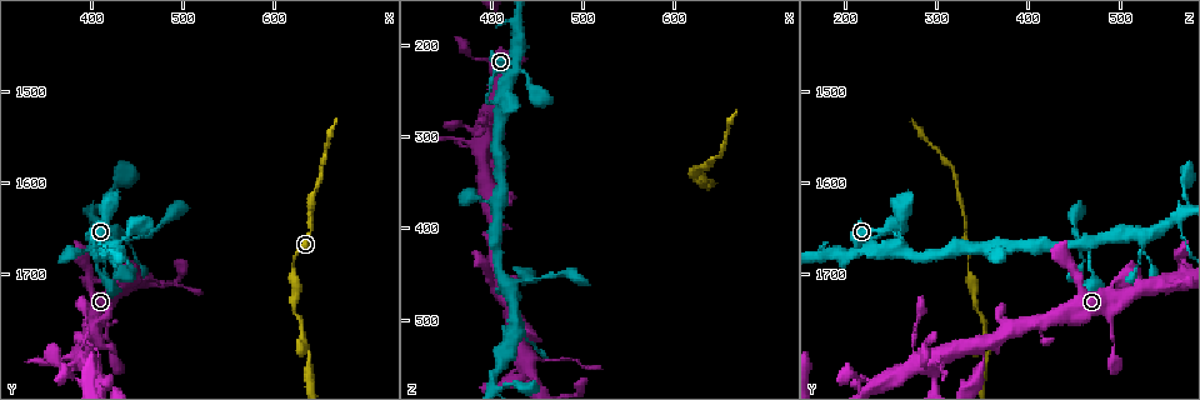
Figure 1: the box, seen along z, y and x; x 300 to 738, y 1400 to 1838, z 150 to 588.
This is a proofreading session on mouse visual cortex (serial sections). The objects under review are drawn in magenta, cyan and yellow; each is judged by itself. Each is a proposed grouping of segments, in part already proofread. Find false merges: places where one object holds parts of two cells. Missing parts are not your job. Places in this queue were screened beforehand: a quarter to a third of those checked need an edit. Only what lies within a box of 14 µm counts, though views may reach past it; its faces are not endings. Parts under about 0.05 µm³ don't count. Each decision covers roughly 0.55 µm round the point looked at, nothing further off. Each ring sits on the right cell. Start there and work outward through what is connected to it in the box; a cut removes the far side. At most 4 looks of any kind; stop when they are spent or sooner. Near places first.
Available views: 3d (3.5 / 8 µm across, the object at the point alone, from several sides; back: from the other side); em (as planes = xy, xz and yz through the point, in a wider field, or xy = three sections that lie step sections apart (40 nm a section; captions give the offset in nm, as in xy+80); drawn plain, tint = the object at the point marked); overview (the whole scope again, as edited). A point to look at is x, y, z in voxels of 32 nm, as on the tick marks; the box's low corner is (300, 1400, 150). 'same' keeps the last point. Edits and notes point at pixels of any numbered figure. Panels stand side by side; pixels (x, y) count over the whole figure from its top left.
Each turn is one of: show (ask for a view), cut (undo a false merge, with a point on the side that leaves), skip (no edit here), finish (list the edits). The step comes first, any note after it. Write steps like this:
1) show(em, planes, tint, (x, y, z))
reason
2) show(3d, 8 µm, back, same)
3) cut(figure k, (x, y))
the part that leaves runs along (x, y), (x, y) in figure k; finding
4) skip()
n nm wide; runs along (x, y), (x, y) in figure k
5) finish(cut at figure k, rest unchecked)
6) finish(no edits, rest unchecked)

show(3d, 8 µm, (630, 1765, 355))
arms part here

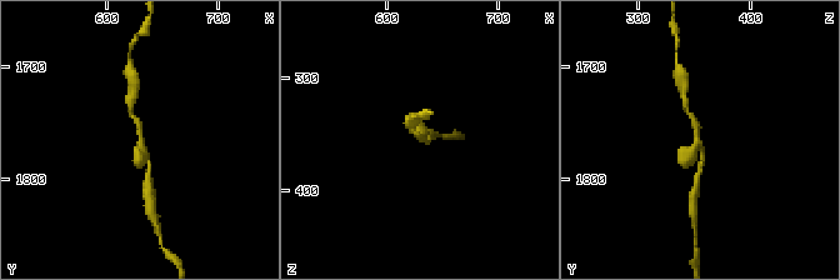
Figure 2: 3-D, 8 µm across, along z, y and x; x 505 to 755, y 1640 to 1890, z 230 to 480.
show(em, xy, step 2, tint, (632, 1766, 354))
need the tissue

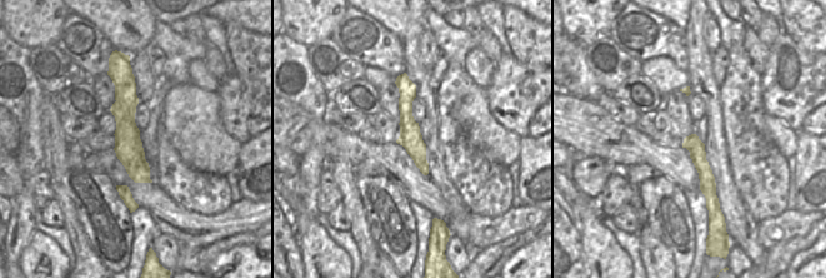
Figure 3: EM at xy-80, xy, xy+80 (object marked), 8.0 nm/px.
cut(figure 2, (136, 160))
a second cell is stuck on

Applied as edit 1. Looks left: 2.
show(3d, 3.5 µm, (400, 1645, 565))

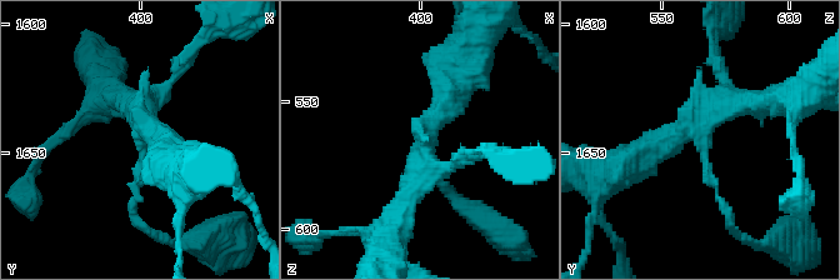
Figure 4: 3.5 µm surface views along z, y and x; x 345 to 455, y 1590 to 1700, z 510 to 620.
show(em, xy, step 3, tint, (402, 1646, 566))
need the tissue

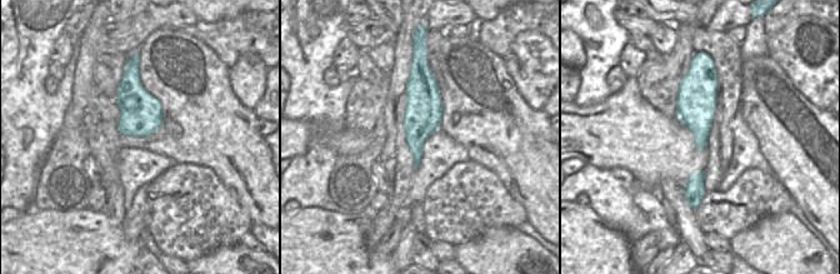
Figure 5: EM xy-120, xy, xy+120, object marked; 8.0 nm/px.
skip()
runs along (646, 151), (698, 125), (710, 179), (730, 216) in figure 4; all the same cell

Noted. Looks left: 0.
finish(cut at figure 2, rest unchecked)

